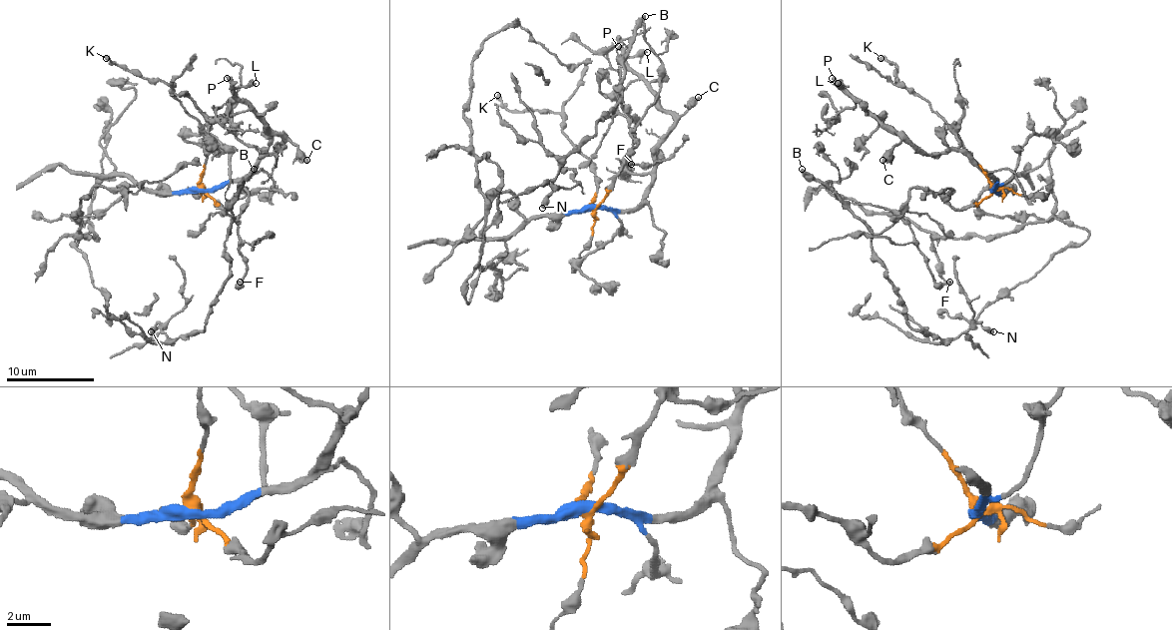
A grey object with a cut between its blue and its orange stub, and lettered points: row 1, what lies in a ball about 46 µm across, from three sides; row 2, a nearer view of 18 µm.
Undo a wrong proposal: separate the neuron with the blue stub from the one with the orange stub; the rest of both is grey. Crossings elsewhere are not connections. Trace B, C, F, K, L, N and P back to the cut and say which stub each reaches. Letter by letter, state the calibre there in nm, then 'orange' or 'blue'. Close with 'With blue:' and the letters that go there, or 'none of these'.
B: 340 nm thick; orange
C: 460 nm thick; blue
F: 260 nm thick; orange
K: 340 nm thick; orange
L: 320 nm thick; blue
N: 460 nm thick; orange
P: 220 nm thick; blue
With blue: C, L, P

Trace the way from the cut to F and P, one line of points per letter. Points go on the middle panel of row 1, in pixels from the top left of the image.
F: (592, 208), (632, 151), (639, 123), (630, 116), (630, 134), (636, 140), (630, 151), (632, 164)
P: (592, 208), (632, 211), (641, 202), (652, 175), (658, 140), (674, 123), (658, 96), (628, 66), (619, 46)

